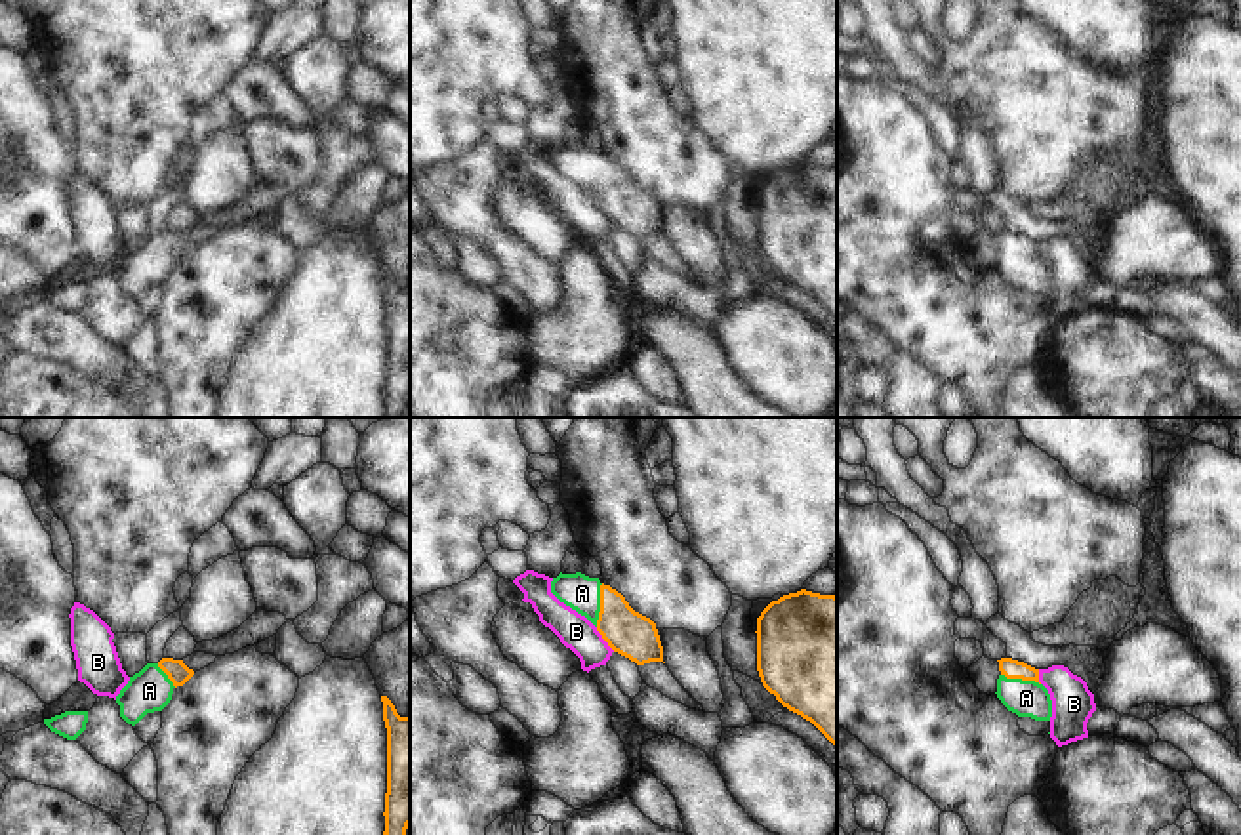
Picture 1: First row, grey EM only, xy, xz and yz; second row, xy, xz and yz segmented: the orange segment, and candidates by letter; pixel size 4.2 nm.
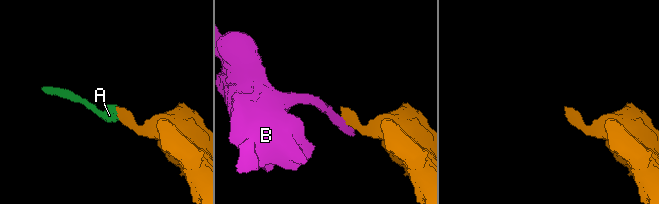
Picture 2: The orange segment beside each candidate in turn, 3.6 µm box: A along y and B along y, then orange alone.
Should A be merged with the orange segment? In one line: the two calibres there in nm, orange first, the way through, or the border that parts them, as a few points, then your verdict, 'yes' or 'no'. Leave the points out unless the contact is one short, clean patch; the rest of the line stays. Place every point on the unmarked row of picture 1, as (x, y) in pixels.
190/160 nm | across xz (630, 206), (601, 178), (582, 166) | yes

